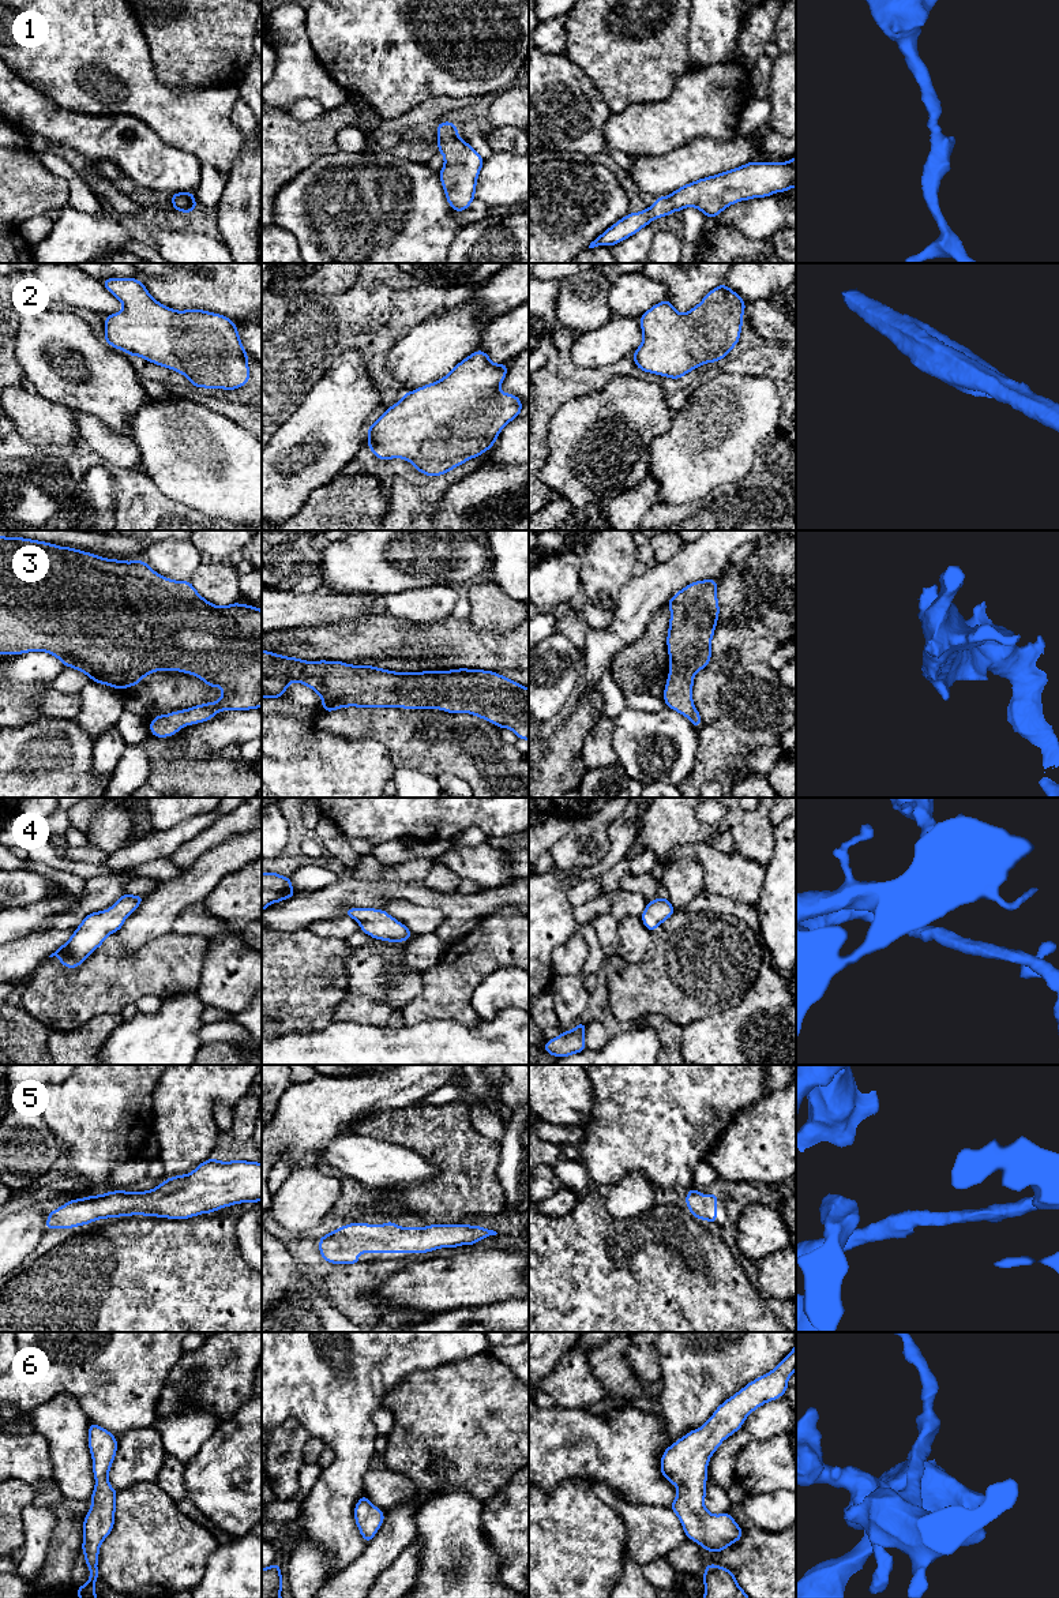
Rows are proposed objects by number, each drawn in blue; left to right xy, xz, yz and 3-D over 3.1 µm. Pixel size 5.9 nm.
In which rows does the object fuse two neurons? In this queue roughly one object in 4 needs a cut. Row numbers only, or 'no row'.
no row

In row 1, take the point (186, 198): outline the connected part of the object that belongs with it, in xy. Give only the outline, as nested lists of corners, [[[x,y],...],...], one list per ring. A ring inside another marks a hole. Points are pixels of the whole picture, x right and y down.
[[[194,192],[172,194],[172,206],[181,213],[191,213],[198,207]]]

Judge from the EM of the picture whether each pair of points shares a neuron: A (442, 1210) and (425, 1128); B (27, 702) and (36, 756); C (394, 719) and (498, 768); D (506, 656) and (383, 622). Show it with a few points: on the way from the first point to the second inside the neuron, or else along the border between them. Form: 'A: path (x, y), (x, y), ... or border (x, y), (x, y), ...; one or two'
A: path (444, 1189), (444, 1148); one
B: border (42, 715), (14, 730); two
C: path (420, 739), (454, 742), (472, 749); one
D: path (476, 649), (465, 645), (431, 645), (413, 641); one

